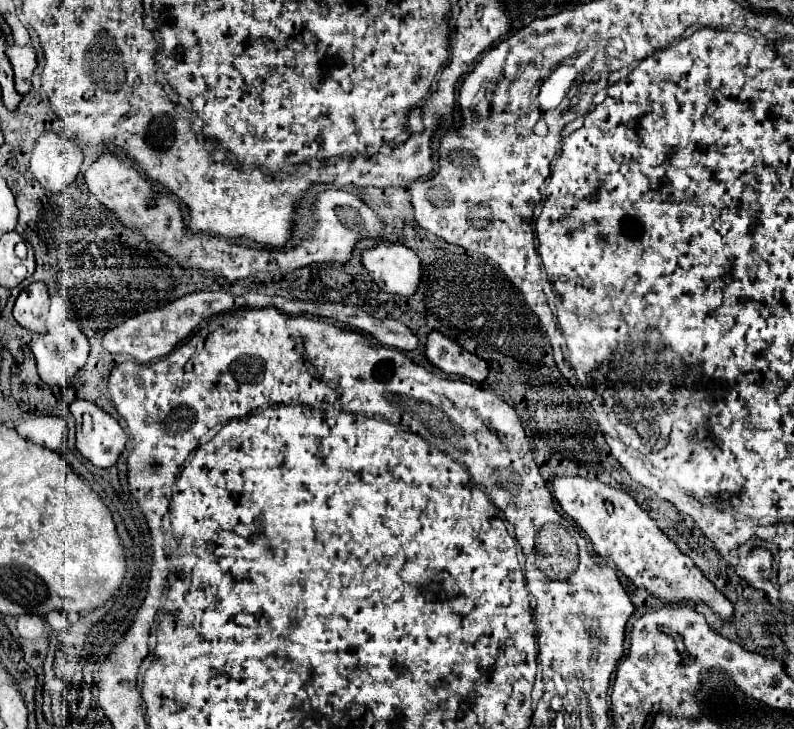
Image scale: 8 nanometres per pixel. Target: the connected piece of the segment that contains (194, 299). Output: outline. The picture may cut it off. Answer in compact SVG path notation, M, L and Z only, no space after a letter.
M198 293L198 295L180 297L162 309L140 313L128 321L124 321L122 325L108 329L102 337L102 345L110 353L126 353L140 363L148 363L152 359L166 357L184 337L188 337L198 327L198 323L204 317L210 317L210 315L216 315L222 311L230 311L240 305L242 305L242 297L232 297L228 293Z

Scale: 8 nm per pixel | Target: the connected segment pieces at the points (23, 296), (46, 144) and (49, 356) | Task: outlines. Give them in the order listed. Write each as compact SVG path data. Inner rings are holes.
M42 281L30 283L16 299L14 305L14 319L36 333L42 333L46 315L48 315L48 307L50 307L50 295L48 295L48 287Z
M44 131L34 145L30 171L48 191L64 191L82 167L82 147L54 131Z
M64 319L58 327L54 327L48 333L42 333L32 343L32 353L36 357L38 375L48 385L62 385L62 387L66 387L70 383L70 379L84 367L88 351L90 351L88 339L86 339L86 335L80 331L80 327L72 319Z

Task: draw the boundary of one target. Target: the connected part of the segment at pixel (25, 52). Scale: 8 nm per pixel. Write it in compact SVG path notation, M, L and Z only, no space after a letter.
M8 45L6 55L14 69L14 83L20 95L26 95L32 89L32 73L36 69L36 53L30 45Z

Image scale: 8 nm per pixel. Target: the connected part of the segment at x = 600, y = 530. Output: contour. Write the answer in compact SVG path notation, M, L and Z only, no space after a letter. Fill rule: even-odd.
M554 473L552 475L552 493L556 497L556 501L560 503L562 511L566 517L570 517L584 533L586 537L592 541L592 547L598 555L608 557L636 587L644 587L650 595L662 599L664 603L680 603L680 601L702 601L706 605L710 605L722 619L730 619L734 607L732 603L704 577L704 573L692 563L690 557L686 557L656 525L656 521L636 503L636 499L632 495L628 495L626 491L618 491L614 487L608 487L596 479L588 481L584 477L570 477L570 475L560 475Z

